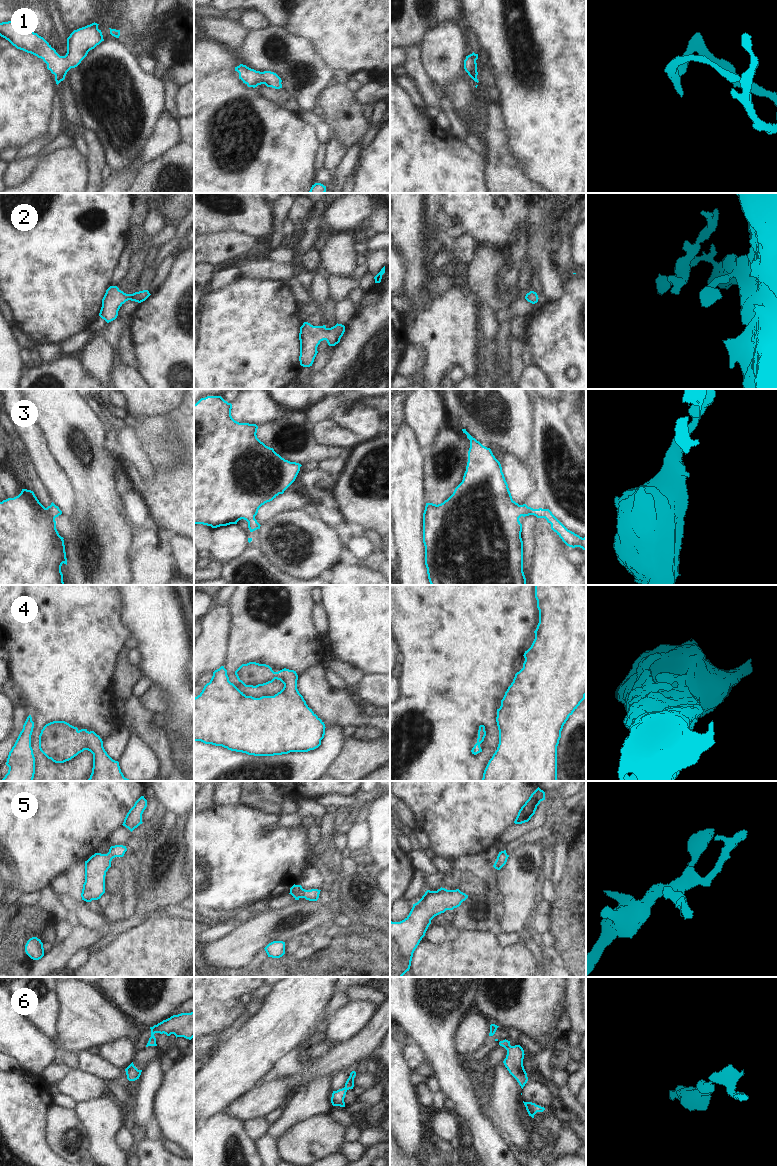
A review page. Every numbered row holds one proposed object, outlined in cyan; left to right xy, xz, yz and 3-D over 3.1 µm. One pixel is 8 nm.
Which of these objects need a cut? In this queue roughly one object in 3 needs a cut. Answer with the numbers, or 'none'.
none

